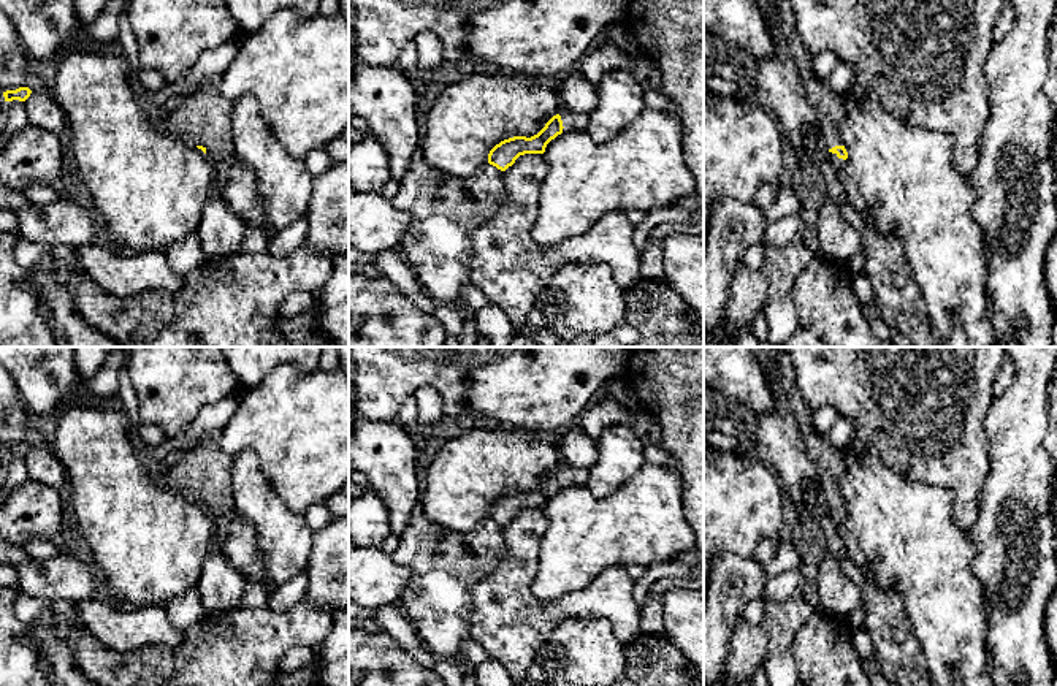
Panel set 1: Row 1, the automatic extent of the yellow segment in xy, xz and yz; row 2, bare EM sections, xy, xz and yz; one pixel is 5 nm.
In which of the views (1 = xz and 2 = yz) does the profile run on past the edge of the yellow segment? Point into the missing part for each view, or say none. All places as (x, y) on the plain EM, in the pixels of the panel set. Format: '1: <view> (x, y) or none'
1: xz (572, 477)
2: yz (829, 464)

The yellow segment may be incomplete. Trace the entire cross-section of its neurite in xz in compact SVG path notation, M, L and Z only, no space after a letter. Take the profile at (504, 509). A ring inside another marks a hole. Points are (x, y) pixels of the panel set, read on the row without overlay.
M564 463L553 471L534 491L513 491L496 499L488 509L488 518L506 526L525 509L544 509L547 499L561 488L586 486L588 471L570 467Z

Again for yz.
M778 347L772 358L778 368L780 385L794 414L800 437L819 477L819 504L834 518L840 535L845 539L848 534L848 507L840 486L846 474L843 452L835 448L826 436L816 433L813 410L805 402L796 382L789 353L783 347Z

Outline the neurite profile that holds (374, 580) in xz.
M379 547L349 550L349 599L361 608L398 604L412 572Z

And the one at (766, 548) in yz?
M762 537L761 542L756 547L754 559L757 559L761 564L770 562L777 551L777 540Z

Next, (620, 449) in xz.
M612 425L597 440L599 459L588 471L586 488L599 499L629 482L647 461L643 439L631 426Z

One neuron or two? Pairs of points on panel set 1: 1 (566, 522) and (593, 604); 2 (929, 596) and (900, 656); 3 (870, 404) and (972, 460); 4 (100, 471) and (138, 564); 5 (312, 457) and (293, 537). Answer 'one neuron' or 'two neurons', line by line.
1: two neurons
2: two neurons
3: one neuron
4: one neuron
5: two neurons

